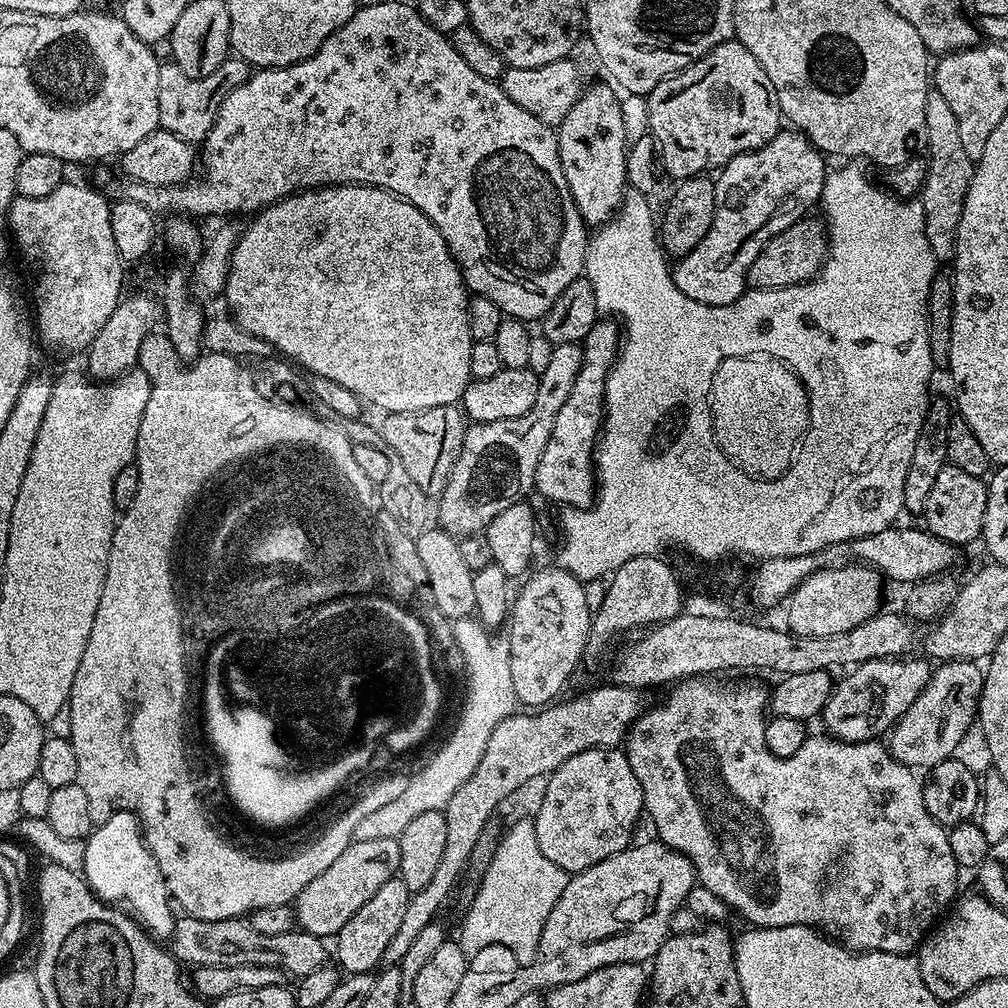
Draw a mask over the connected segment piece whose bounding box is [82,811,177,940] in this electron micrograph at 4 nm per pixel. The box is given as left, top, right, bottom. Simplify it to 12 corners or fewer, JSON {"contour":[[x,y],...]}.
{"contour":[[113,812],[85,844],[82,874],[153,939],[176,914],[137,817]]}

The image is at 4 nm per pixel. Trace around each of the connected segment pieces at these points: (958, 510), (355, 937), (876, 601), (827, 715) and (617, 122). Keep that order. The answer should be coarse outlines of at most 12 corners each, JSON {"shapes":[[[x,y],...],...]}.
{"shapes":[[[947,463],[923,527],[947,544],[981,539],[988,485]],[[398,878],[336,933],[348,974],[379,969],[412,893]],[[812,572],[786,601],[787,631],[830,638],[881,611],[880,573]],[[927,659],[871,660],[828,695],[823,731],[883,737],[922,694]],[[585,87],[558,126],[584,223],[626,195],[629,142],[615,87]]]}

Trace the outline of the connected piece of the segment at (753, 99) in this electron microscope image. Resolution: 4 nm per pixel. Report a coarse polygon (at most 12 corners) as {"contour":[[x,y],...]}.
{"contour":[[735,38],[647,97],[677,181],[782,131],[758,58]]}

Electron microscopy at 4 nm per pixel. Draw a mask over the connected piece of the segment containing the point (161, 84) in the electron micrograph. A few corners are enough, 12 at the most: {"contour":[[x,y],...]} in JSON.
{"contour":[[229,58],[206,78],[158,70],[160,128],[199,145],[250,66]]}

